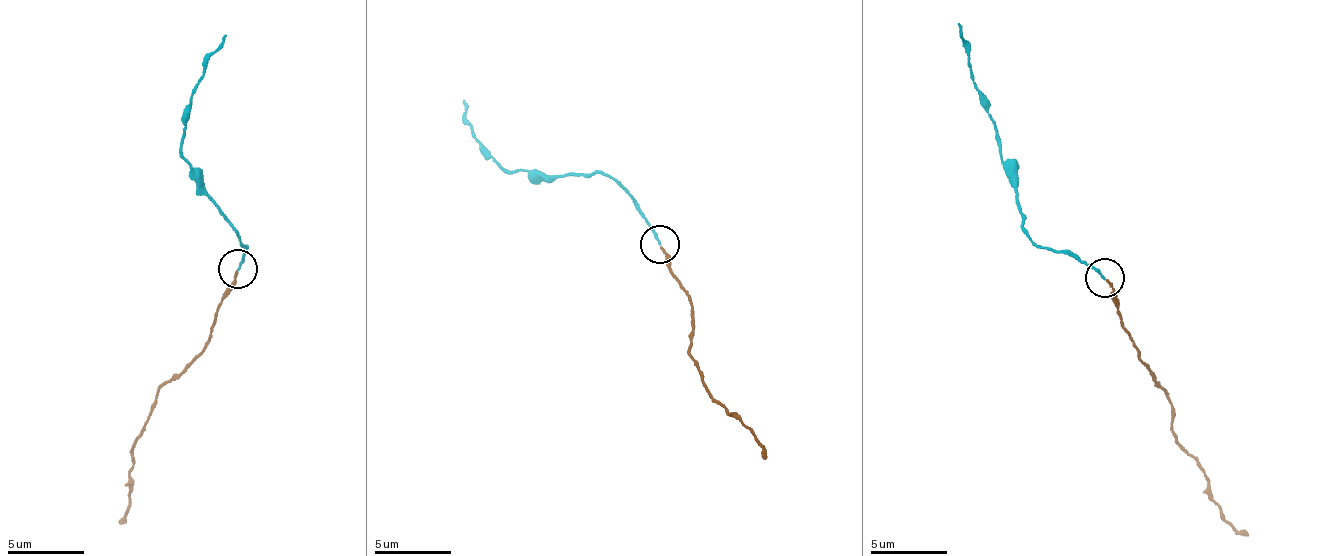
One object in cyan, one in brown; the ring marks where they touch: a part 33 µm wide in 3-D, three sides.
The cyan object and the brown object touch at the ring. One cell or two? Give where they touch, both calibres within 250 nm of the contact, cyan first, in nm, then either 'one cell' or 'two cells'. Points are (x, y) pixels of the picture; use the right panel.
place (1104, 277); calibres 150 and 130 nm; one cell

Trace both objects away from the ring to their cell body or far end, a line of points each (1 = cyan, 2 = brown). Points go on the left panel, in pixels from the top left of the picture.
1: (237, 268), (246, 247), (203, 180), (182, 155), (182, 136), (190, 97), (202, 60), (223, 45), (225, 34)
2: (235, 271), (199, 357), (158, 390), (139, 438), (128, 505), (120, 524)

